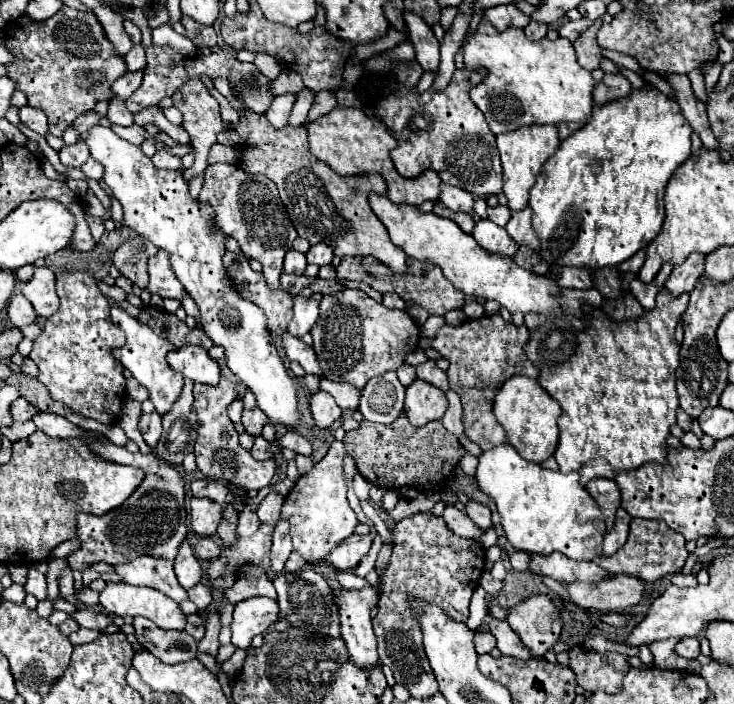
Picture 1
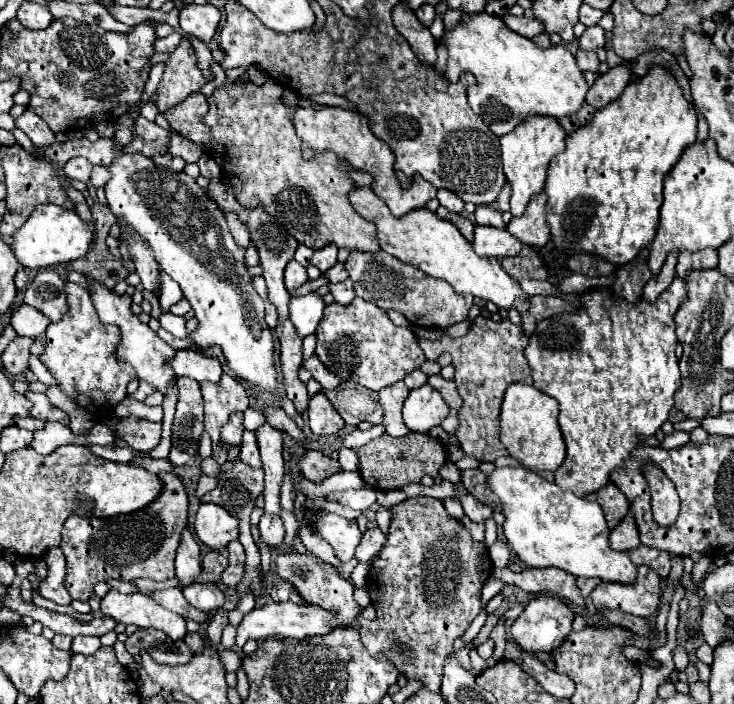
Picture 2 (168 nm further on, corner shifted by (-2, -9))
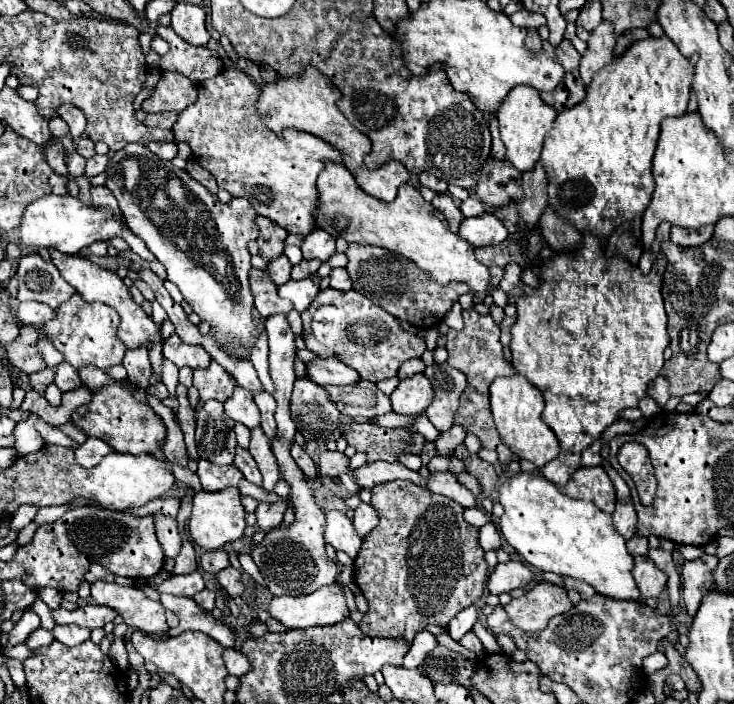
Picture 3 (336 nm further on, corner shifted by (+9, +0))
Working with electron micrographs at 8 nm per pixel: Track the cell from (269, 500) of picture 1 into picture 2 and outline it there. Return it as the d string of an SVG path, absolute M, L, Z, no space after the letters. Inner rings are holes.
M264 424L256 430L256 440L260 446L262 468L266 472L264 484L264 512L280 514L280 486L284 480L284 458L282 458L282 434L280 430Z

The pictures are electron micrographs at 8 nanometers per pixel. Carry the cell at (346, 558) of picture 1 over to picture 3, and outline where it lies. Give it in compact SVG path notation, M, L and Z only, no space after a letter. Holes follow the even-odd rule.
M361 503L353 511L353 525L355 525L357 533L361 533L361 537L365 537L377 523L379 523L379 515L377 515L377 511L371 505Z

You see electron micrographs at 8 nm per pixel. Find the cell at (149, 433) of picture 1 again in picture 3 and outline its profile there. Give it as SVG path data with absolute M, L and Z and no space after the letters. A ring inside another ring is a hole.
M115 381L91 391L91 401L87 405L81 405L73 411L71 421L85 431L89 437L103 439L113 451L117 453L155 453L157 447L163 443L165 437L165 425L161 417L147 405L133 397L137 387L131 381Z

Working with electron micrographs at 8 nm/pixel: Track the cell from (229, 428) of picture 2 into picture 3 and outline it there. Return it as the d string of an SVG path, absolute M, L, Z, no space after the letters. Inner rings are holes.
M205 401L197 411L197 451L201 459L217 465L231 465L235 457L235 421L225 417L221 401Z

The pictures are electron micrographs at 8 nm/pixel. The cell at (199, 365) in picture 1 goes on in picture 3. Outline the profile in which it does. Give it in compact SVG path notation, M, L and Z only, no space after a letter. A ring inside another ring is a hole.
M175 333L163 343L163 357L173 361L177 367L191 367L191 369L205 369L209 367L209 353L197 345L183 343Z

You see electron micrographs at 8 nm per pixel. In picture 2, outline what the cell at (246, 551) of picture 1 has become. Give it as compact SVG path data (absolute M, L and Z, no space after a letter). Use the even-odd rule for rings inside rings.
M264 514L258 526L260 526L260 538L262 538L264 544L268 544L274 550L282 548L284 526L282 526L280 516L268 516L268 514Z

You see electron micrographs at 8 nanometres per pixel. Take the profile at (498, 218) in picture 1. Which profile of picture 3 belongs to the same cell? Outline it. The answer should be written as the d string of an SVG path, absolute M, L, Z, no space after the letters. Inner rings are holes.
M469 197L467 201L463 201L463 203L459 205L459 209L461 209L461 213L463 213L465 217L475 217L475 215L485 213L485 205L483 205L481 201L477 201L477 197Z

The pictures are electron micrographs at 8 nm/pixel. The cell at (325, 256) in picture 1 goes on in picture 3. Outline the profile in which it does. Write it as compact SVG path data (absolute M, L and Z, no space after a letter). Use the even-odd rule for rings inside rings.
M315 229L313 233L309 233L309 237L303 239L301 251L303 251L305 259L327 261L335 253L335 239L329 233Z

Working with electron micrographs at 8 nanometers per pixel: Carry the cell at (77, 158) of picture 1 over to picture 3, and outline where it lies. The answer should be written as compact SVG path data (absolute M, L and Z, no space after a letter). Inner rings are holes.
M71 153L71 155L65 157L65 163L67 163L67 169L69 169L69 173L71 173L73 177L83 175L83 171L85 171L85 159L83 159L81 155Z

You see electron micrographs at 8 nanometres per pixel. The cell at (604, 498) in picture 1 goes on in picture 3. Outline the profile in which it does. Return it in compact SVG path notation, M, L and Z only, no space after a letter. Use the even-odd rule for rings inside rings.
M579 467L561 492L572 498L572 487L579 487L581 495L593 501L601 511L612 514L615 509L615 487L603 467Z

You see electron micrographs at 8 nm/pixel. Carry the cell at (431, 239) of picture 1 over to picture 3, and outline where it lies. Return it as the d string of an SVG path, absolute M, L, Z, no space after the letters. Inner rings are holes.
M325 159L323 163L325 169L319 173L317 179L317 229L323 229L333 237L343 237L347 243L375 245L399 253L417 263L439 285L465 281L475 293L489 291L489 269L473 257L473 247L465 239L451 233L443 215L421 197L417 187L403 183L395 201L385 203L381 199L365 195L365 191L357 185L357 181L343 165L329 159Z

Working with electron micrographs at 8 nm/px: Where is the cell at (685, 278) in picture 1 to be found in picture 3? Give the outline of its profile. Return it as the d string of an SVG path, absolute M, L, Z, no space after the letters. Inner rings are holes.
M675 225L671 229L671 241L681 247L699 247L705 241L709 241L711 235L713 235L713 225L705 225L699 229L683 229Z

